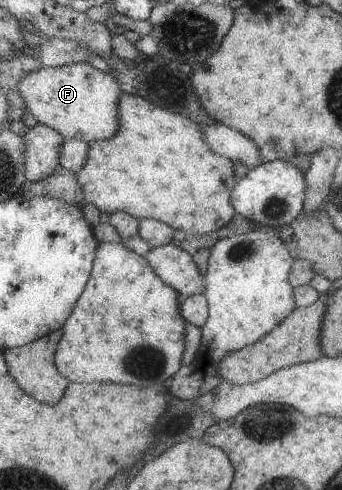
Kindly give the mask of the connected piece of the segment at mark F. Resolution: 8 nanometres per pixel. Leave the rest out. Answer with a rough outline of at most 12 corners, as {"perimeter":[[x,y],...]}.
{"perimeter":[[89,63],[43,67],[18,86],[64,139],[109,139],[123,89]]}

